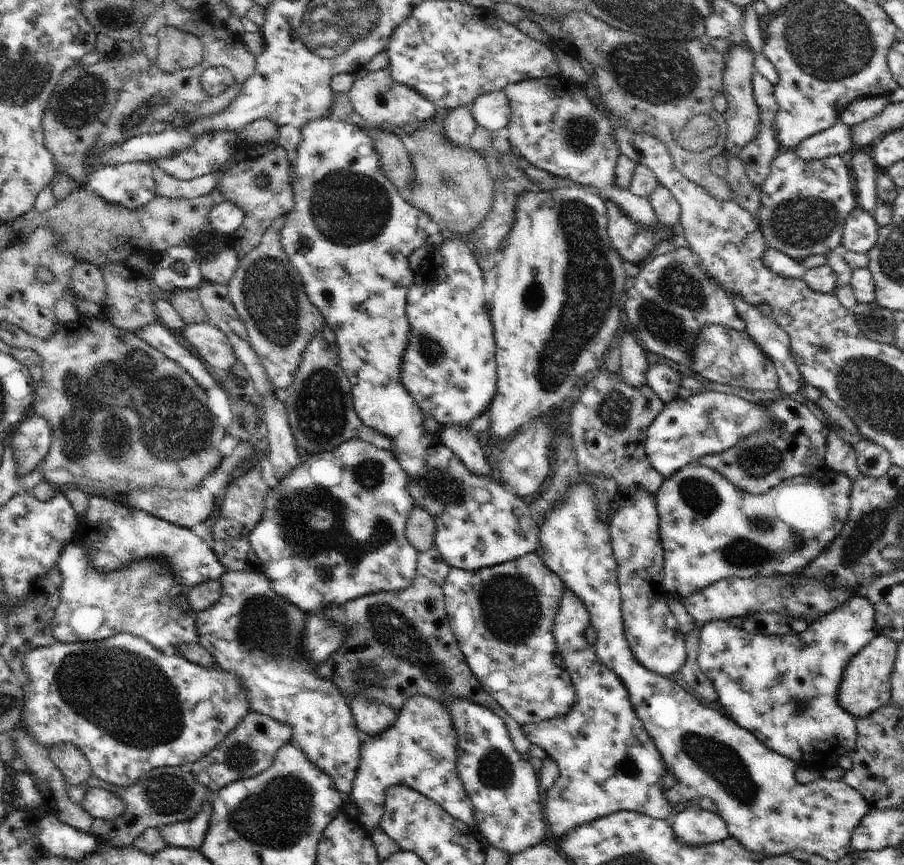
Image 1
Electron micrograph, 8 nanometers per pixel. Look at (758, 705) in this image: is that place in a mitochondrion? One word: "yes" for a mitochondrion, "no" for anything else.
no

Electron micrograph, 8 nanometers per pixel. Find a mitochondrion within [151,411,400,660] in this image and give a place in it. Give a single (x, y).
(367, 472)

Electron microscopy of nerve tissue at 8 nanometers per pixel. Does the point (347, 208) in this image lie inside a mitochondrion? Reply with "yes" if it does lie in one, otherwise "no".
yes

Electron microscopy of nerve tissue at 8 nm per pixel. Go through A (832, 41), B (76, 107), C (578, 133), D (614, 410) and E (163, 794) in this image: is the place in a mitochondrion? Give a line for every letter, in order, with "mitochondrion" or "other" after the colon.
A: mitochondrion
B: mitochondrion
C: mitochondrion
D: mitochondrion
E: mitochondrion

